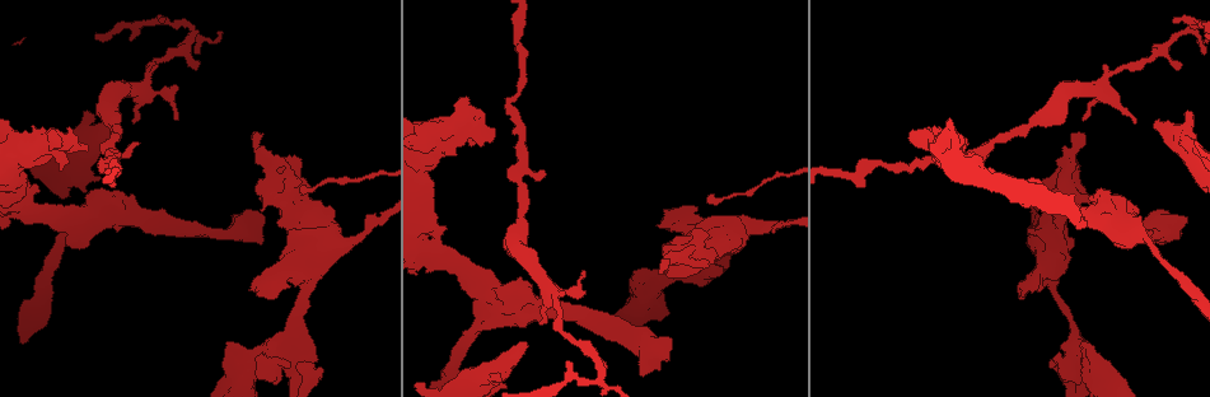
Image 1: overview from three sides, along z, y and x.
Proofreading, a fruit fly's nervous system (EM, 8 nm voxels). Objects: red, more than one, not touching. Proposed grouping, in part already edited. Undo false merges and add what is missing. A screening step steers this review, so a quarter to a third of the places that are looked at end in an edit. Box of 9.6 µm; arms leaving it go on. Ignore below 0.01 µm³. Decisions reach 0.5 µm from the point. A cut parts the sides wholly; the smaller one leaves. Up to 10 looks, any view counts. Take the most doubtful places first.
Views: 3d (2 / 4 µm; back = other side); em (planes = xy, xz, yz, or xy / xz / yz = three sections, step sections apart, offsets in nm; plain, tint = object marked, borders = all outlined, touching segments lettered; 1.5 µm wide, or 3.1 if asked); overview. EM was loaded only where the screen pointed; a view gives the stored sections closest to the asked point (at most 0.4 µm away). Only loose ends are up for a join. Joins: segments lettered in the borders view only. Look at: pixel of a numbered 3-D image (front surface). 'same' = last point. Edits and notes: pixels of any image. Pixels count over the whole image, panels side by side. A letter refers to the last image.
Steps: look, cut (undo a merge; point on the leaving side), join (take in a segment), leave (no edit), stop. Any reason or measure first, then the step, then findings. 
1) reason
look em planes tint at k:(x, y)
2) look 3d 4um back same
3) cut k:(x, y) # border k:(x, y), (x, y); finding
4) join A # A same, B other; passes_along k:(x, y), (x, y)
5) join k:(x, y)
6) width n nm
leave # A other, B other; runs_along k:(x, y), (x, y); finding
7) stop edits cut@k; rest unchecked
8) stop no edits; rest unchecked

calibre changes
look em yz step 8 borders at 1:(114, 207)

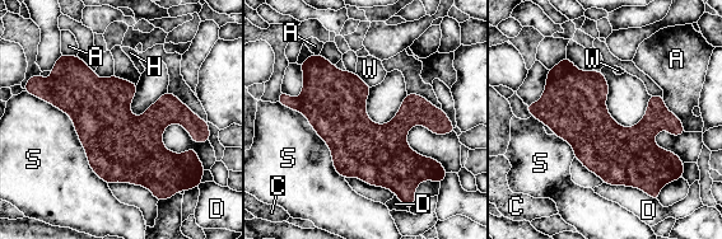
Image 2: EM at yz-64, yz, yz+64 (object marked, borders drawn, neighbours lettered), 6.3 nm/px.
longest_contact S 700 nm
leave # A other, C other, D other, H other, S other, W other; border 2:(115, 74), (136, 84); all the same cell

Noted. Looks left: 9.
branch stops here
look 3d 4um at 1:(176, 118)

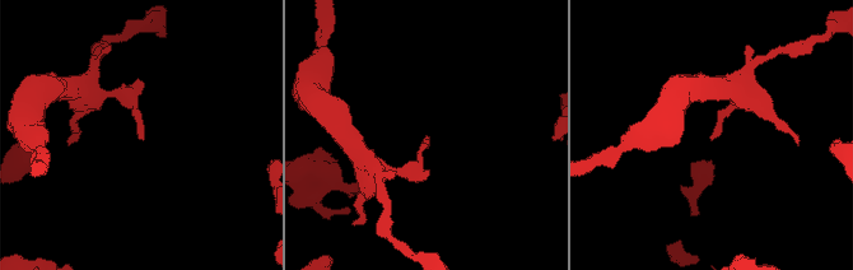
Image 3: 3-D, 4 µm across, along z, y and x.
need the tissue
look em yz step 4 tint at 3:(710, 135)

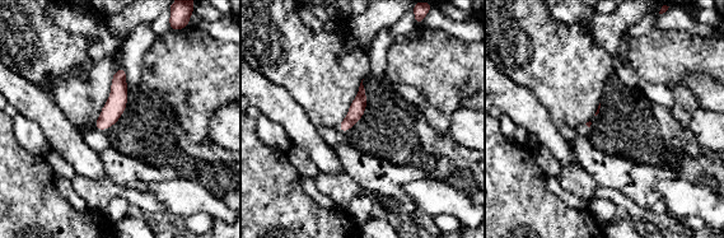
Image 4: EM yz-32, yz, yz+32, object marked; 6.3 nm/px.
look em planes borders same

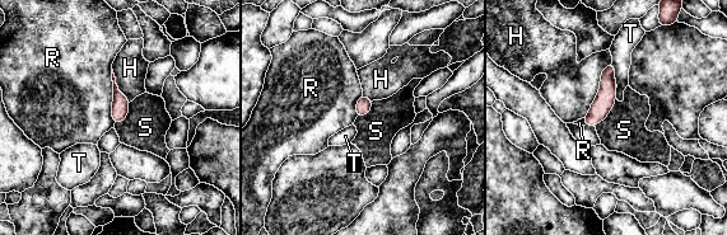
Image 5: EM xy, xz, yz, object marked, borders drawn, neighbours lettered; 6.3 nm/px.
longest_contact H 400 nm
leave # H other, R other, S other, T other; none of them fits

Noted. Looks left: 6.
calibre changes
look em planes tint at 1:(631, 331)

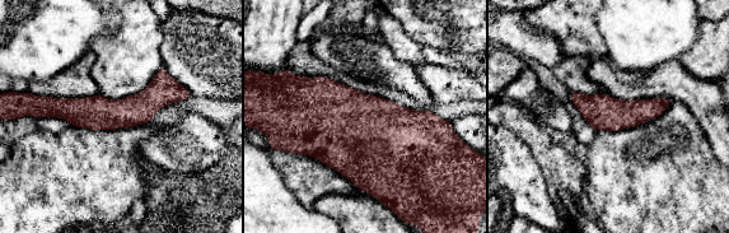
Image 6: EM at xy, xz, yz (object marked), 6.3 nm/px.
look em planes borders same

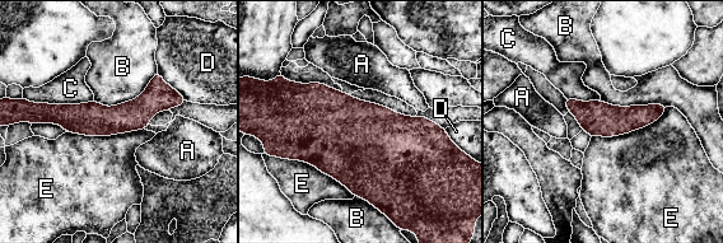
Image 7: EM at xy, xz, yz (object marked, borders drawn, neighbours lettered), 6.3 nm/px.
width 200 nm
leave # A other, B other, C other, D other, E other; border 7:(667, 107), (639, 129), (591, 138); all the same cell

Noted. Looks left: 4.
calibre changes
look em planes tint at 1:(43, 280)

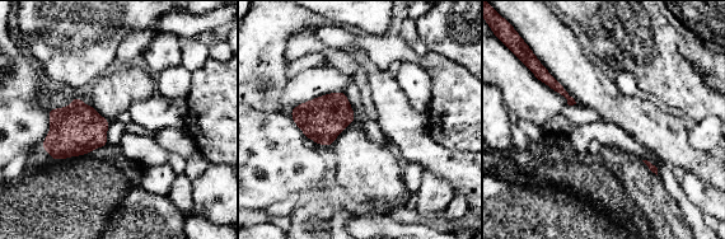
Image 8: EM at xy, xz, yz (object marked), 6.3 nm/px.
see the neighbours
look em planes borders same

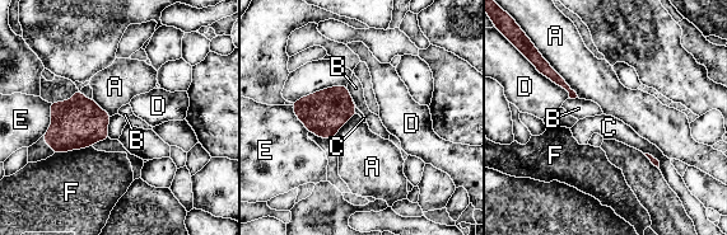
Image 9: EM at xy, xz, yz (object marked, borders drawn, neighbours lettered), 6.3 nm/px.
longest_contact A 300 nm
leave # A other, B other, C other, D other, E other, F other; border 9:(546, 61), (578, 97); all the same cell

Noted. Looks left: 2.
stop no edits; rest unchecked

